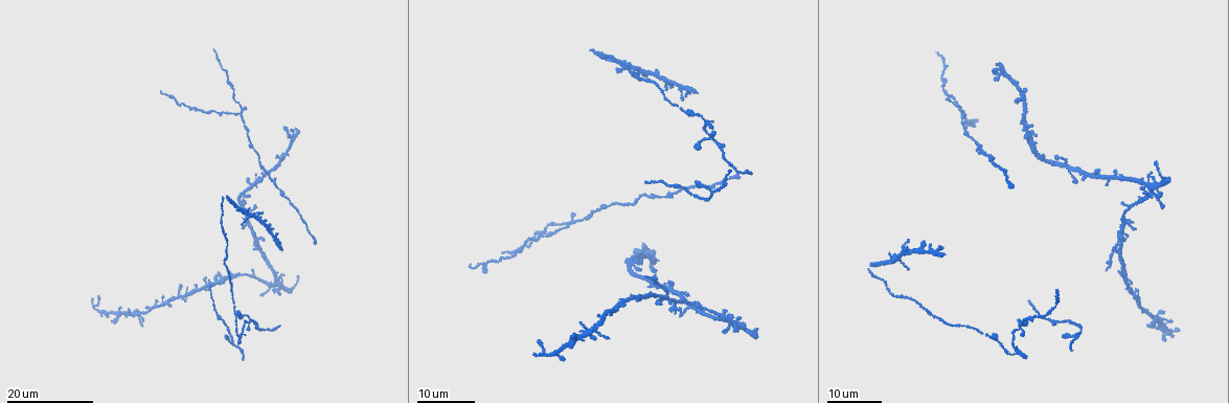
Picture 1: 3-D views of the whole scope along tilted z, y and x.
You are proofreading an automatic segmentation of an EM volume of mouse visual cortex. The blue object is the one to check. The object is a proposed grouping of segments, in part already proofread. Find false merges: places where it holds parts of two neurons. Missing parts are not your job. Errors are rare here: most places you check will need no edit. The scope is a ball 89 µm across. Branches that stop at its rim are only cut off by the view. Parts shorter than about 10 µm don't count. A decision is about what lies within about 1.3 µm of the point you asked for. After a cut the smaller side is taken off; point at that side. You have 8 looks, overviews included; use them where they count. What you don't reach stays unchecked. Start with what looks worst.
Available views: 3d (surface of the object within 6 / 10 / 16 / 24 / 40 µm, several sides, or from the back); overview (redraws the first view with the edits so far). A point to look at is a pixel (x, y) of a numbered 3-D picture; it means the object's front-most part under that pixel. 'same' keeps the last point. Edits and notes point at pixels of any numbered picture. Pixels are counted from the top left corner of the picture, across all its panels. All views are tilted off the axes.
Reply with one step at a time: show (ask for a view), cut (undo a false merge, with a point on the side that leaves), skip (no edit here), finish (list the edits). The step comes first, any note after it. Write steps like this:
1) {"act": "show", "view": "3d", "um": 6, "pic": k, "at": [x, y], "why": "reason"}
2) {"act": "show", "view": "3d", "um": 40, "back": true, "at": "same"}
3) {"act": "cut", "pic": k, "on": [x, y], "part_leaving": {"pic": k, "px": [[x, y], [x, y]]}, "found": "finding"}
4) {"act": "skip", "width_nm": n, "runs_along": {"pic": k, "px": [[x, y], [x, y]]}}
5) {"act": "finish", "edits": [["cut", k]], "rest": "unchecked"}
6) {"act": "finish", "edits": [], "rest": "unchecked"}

{"act": "show", "view": "3d", "um": 16, "pic": 1, "at": [572, 222], "why": "four-way junction"}

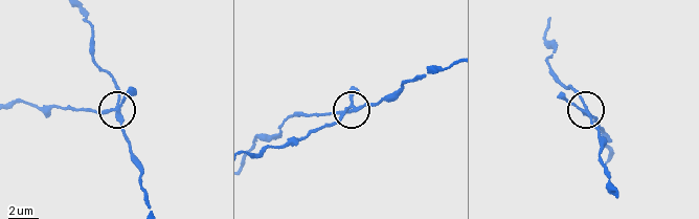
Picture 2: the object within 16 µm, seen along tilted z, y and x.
{"act": "show", "view": "3d", "um": 6, "pic": 2, "at": [350, 110]}

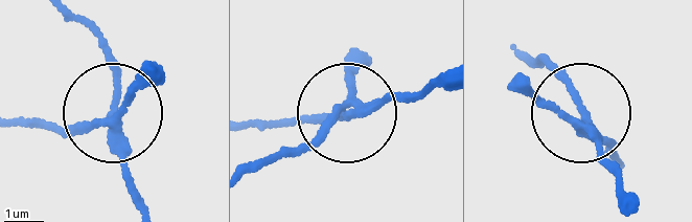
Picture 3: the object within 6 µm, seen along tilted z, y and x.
{"act": "cut", "pic": 3, "on": [132, 85], "part_leaving": {"pic": 3, "px": [[111, 131], [19, 121]]}, "found": "a second neuron is stuck on"}

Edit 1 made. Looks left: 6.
{"act": "show", "view": "3d", "um": 24, "pic": 1, "at": [222, 280], "why": "looks like a crossing"}

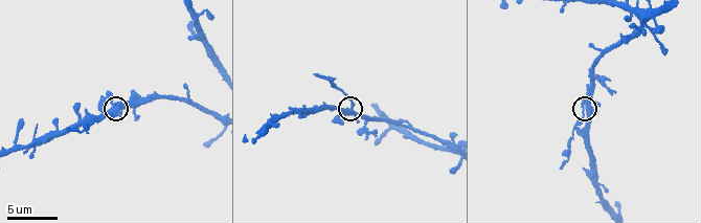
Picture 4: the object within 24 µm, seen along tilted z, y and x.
{"act": "show", "view": "3d", "um": 10, "pic": 4, "at": [587, 109], "why": "zoom in"}

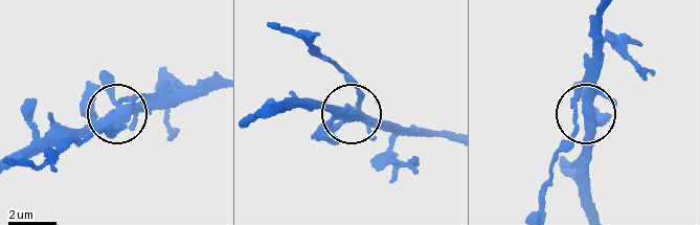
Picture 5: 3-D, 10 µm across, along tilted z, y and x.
{"act": "skip", "side_arm_um": 40, "runs_along": {"pic": 5, "px": [[596, 16], [590, 25], [592, 49], [580, 90], [585, 163]]}, "found": "continuous, no second neuron"}

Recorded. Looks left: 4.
{"act": "show", "view": "overview", "why": "see it whole again"}

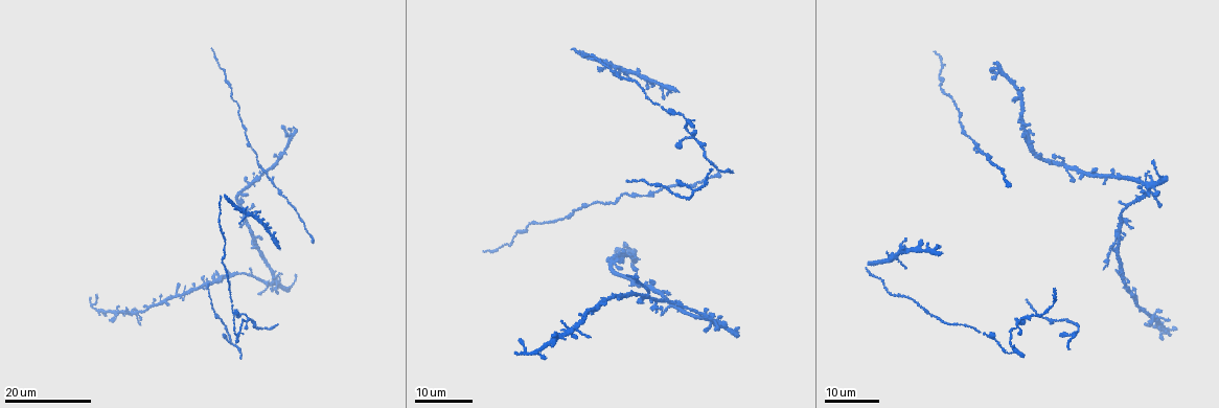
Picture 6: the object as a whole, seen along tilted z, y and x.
{"act": "show", "view": "3d", "um": 24, "pic": 6, "at": [690, 195], "why": "three arms meet"}

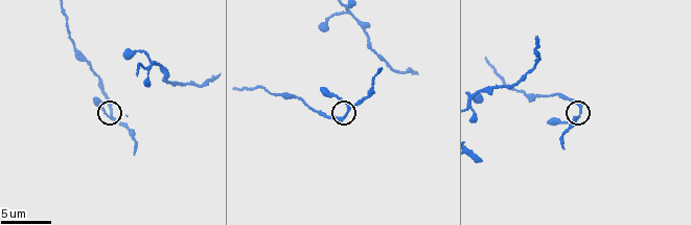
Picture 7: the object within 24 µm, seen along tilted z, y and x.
{"act": "show", "view": "3d", "um": 6, "pic": 7, "at": [347, 114]}

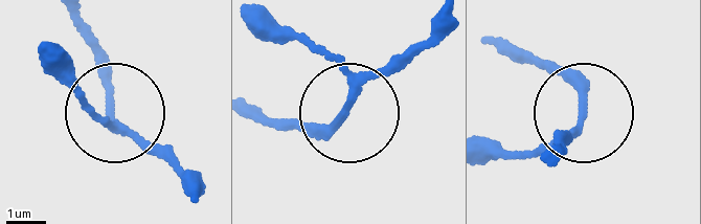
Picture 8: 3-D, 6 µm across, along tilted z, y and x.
{"act": "skip", "found": "all the same neuron"}

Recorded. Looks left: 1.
{"act": "finish", "edits": [["cut", 3]], "rest": "unchecked"}

